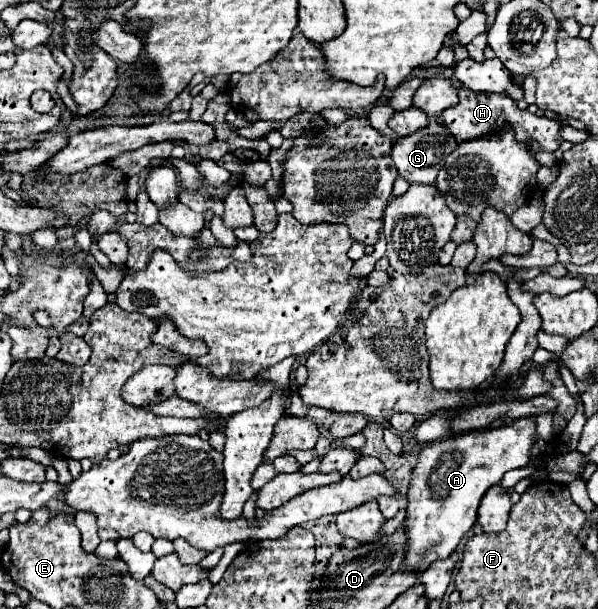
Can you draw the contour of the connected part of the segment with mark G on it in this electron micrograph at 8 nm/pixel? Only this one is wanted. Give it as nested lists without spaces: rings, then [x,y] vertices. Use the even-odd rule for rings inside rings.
[[[435,117],[429,119],[429,125],[425,129],[421,129],[421,133],[413,133],[411,137],[401,137],[393,143],[393,163],[399,171],[399,175],[407,181],[407,183],[423,183],[423,185],[431,185],[435,183],[437,171],[443,165],[445,155],[449,155],[453,149],[457,147],[457,141],[451,137],[449,131],[445,131],[443,125],[439,125],[439,121]]]

